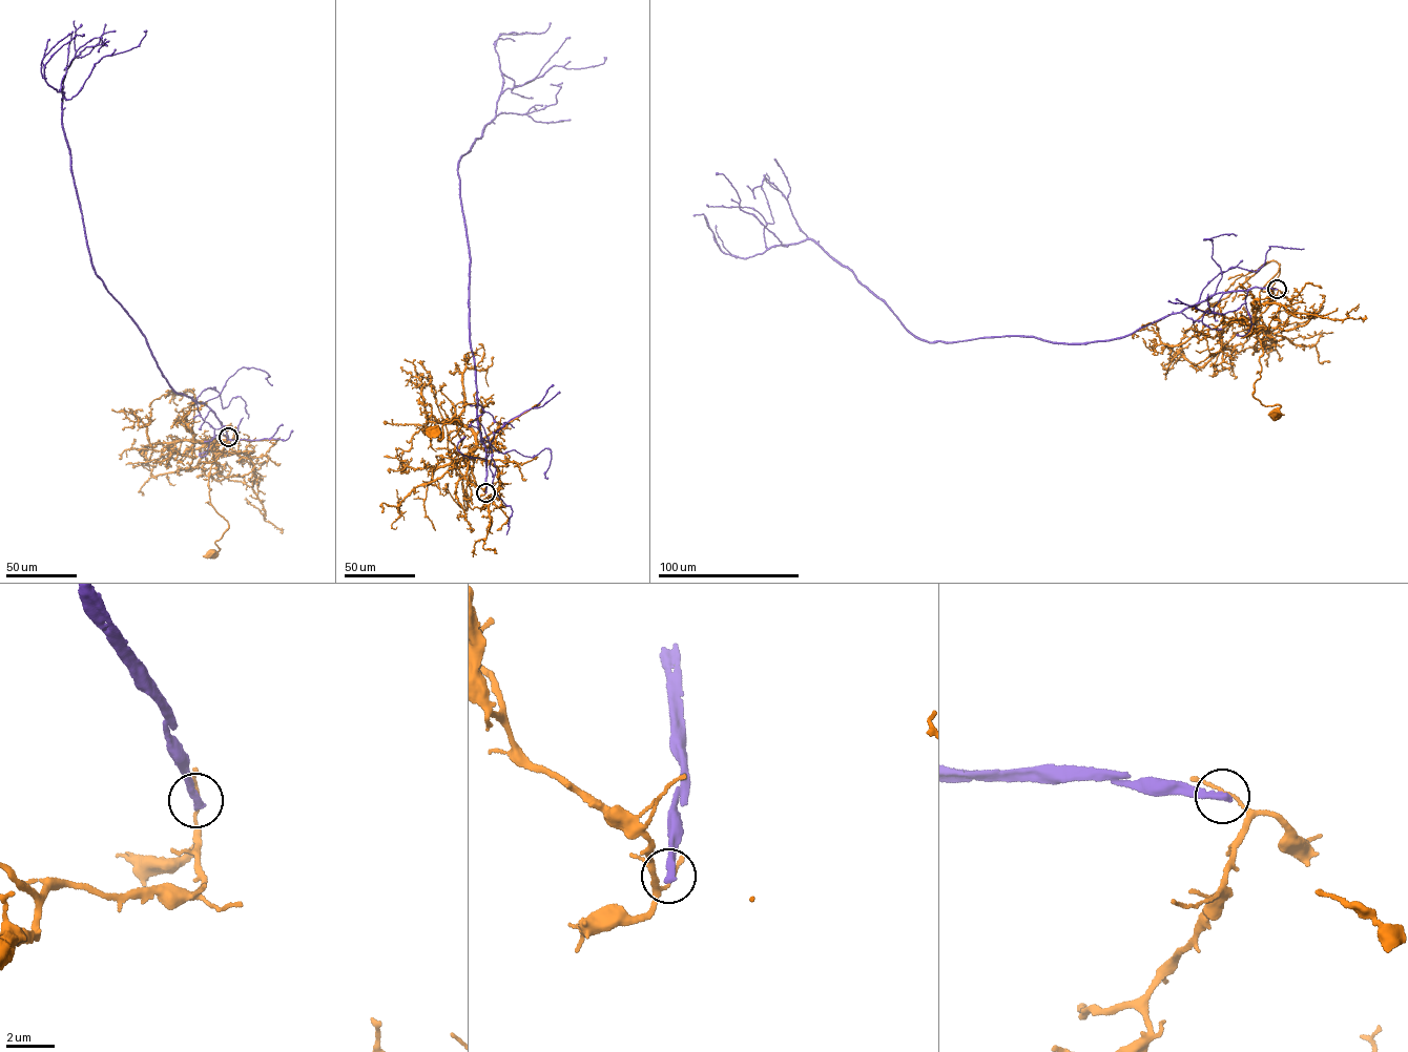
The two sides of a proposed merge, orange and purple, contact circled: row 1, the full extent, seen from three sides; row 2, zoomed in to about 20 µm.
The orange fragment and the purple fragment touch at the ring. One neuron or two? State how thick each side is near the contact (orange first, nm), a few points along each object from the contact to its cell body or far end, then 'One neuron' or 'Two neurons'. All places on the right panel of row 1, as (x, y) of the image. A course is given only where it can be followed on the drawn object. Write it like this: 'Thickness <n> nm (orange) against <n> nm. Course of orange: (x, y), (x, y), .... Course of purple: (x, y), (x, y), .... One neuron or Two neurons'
Thickness 100 nm (orange) against 360 nm. Course of orange: (1277, 289), (1272, 302), (1251, 325), (1263, 355), (1253, 395), (1265, 406), (1280, 405), (1275, 413). Course of purple: (1277, 289), (1214, 294), (1111, 339), (928, 342), (810, 239), (740, 258), (721, 250), (703, 213), (694, 215). Two neurons

